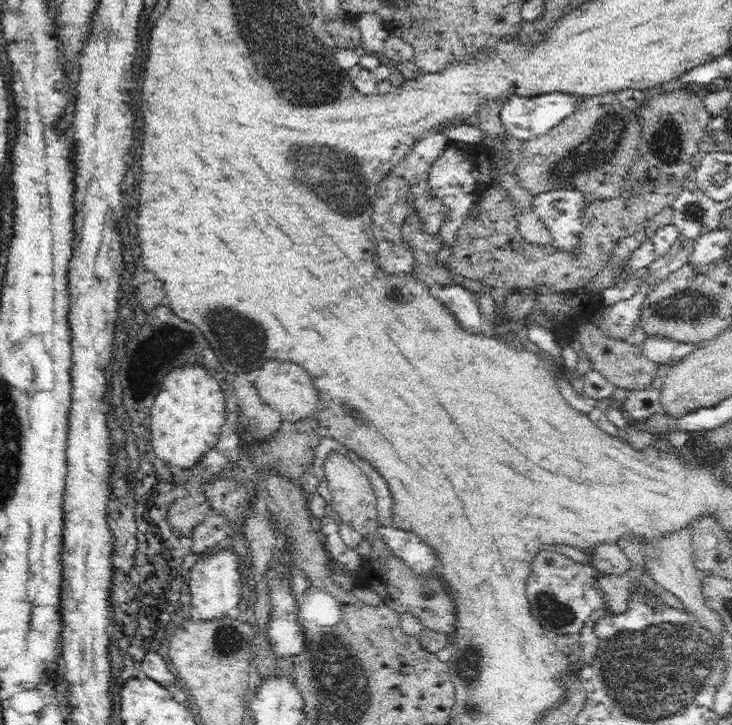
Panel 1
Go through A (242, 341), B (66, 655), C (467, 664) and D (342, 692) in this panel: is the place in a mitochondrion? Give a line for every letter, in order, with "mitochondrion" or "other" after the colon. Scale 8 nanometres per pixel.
A: mitochondrion
B: other
C: mitochondrion
D: mitochondrion

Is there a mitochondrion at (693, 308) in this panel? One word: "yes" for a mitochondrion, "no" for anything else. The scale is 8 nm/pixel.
yes

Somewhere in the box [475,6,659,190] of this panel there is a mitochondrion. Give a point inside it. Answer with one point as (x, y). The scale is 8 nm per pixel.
(592, 155)

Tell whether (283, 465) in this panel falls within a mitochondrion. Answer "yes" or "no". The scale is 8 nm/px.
no

